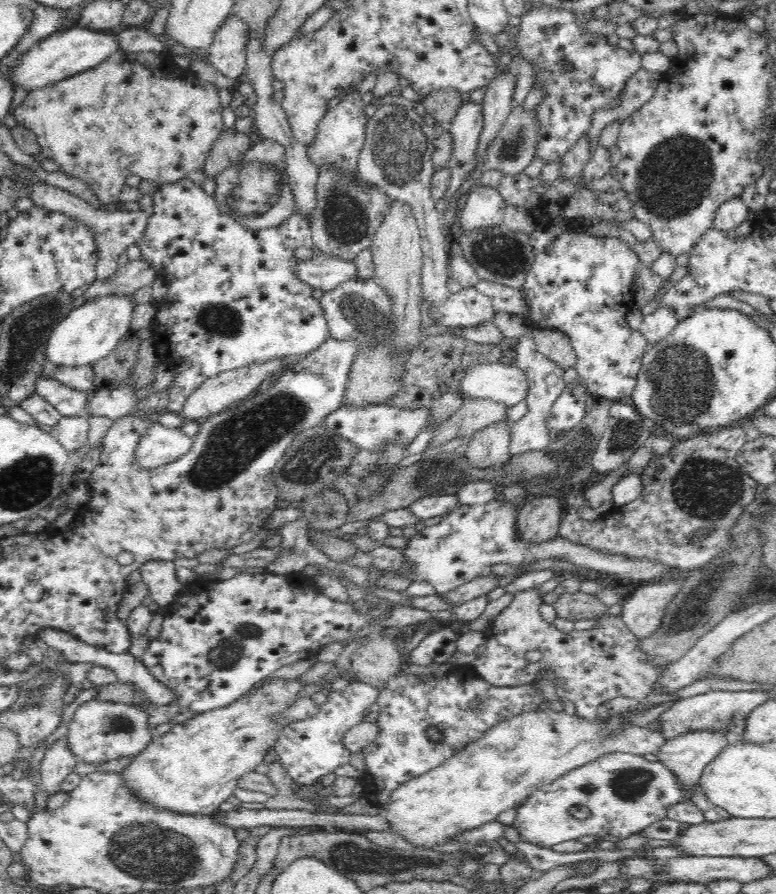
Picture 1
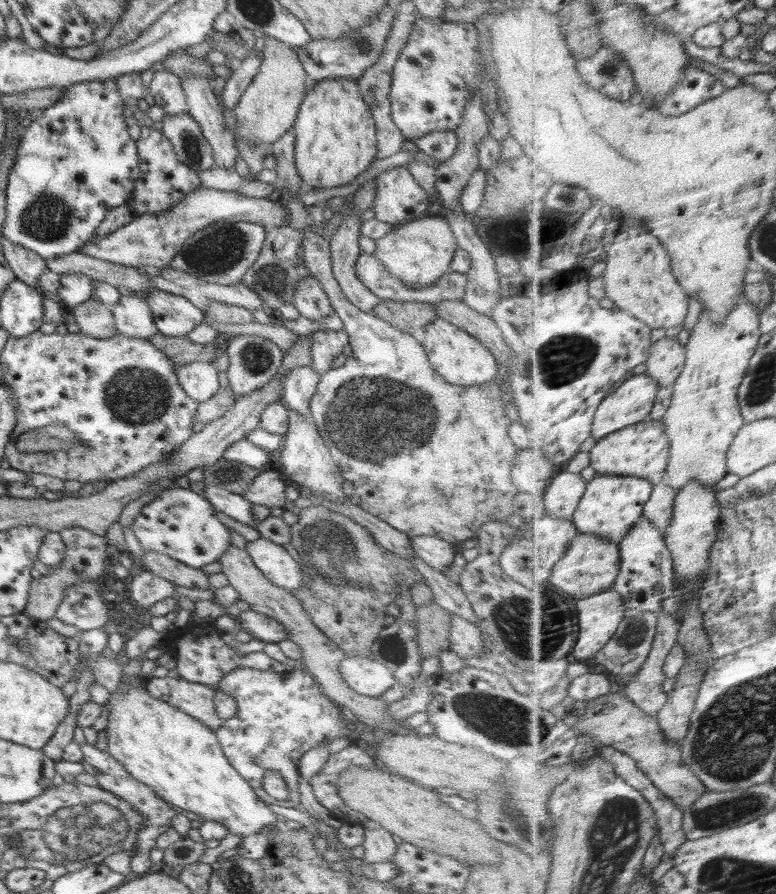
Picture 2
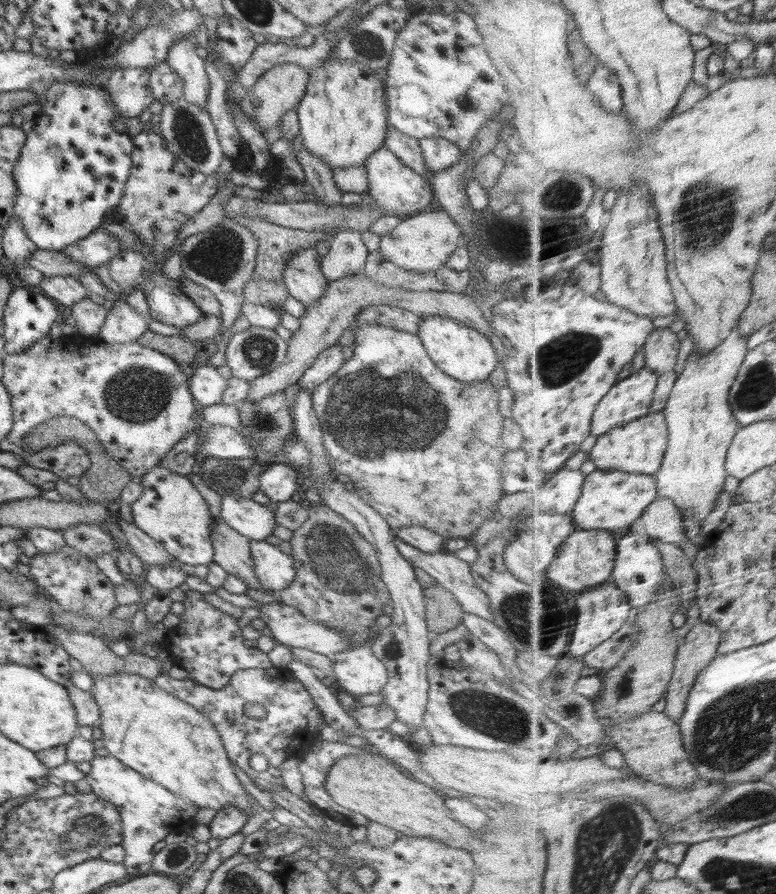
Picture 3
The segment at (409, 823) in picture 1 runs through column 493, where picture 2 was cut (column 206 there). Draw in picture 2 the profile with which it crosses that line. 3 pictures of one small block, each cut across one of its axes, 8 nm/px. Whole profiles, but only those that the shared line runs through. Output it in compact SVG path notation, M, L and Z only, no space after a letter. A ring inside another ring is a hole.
M131 686L127 693L120 690L112 692L110 700L103 705L107 709L108 724L105 728L108 736L108 754L115 758L132 778L152 788L165 802L170 802L178 810L196 814L203 821L218 822L228 828L228 833L236 836L250 836L265 831L280 819L268 806L254 793L252 787L238 774L238 771L228 762L221 749L221 744L208 726L198 722L196 718L184 714L176 706L152 698L146 688Z

